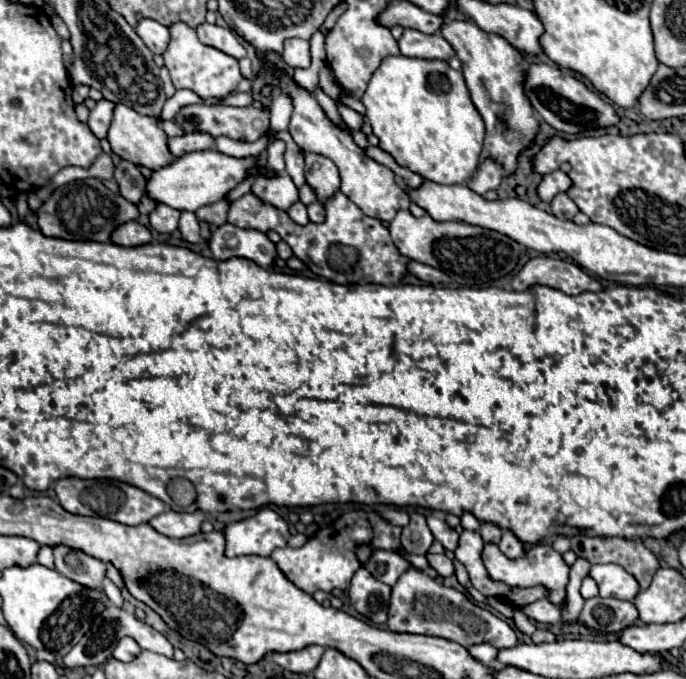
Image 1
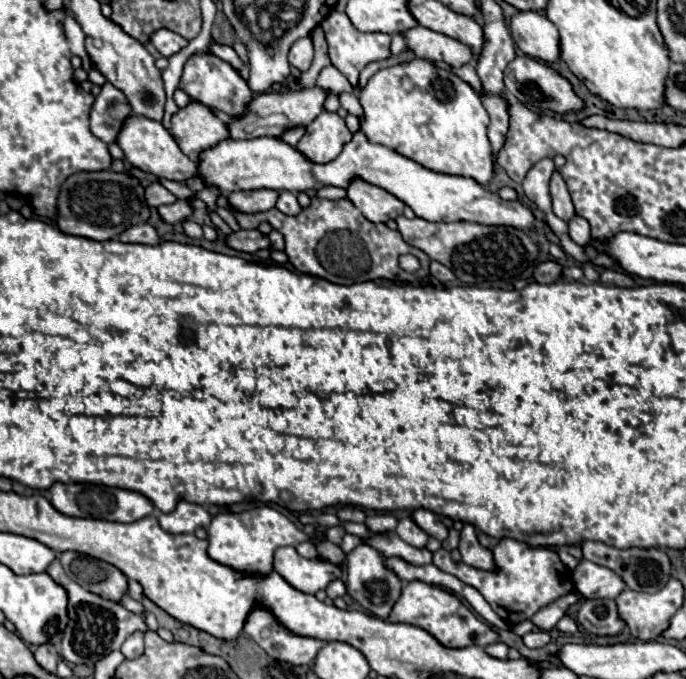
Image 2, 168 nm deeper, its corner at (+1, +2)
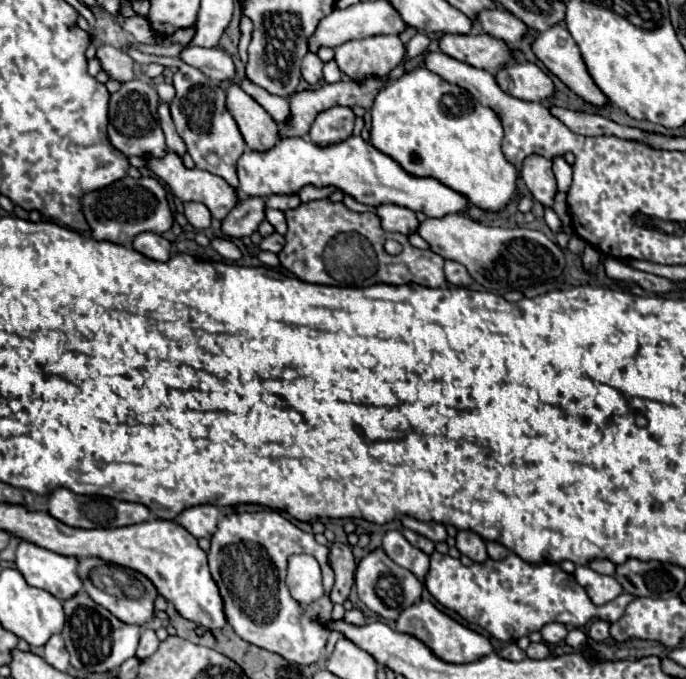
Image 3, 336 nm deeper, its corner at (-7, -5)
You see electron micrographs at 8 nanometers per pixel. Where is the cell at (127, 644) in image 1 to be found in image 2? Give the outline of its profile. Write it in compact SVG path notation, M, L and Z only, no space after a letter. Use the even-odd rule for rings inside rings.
M134 632L132 636L128 636L126 642L122 644L120 652L122 652L124 658L128 658L128 660L138 658L138 656L144 652L144 634L142 634L142 632Z

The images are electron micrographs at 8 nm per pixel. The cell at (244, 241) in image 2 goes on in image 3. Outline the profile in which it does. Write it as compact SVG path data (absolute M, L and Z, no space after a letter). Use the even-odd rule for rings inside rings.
M272 233L272 235L268 235L268 237L264 237L264 239L262 239L262 243L260 243L260 247L258 247L258 249L278 253L282 247L284 247L284 237L282 237L280 233Z

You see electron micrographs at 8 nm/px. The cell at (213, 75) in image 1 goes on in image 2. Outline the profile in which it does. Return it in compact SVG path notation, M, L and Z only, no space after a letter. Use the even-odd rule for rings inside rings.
M200 52L200 54L194 54L188 58L178 88L184 90L194 100L198 100L210 108L216 108L220 112L226 112L230 116L240 116L240 112L244 112L244 104L248 104L248 100L252 100L252 96L254 96L252 90L248 88L246 80L240 76L240 72L234 70L232 64L214 56L212 52Z

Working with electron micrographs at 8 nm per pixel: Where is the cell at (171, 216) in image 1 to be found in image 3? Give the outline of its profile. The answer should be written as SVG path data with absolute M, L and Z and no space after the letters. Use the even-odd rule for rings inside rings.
M184 203L184 215L196 229L210 227L212 215L204 203Z

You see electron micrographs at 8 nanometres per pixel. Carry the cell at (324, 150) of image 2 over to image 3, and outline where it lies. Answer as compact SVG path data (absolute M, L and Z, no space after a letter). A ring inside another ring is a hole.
M340 105L330 107L314 119L314 123L310 127L310 139L318 145L344 141L352 135L354 119L356 119L356 115L354 115L352 107L340 107Z

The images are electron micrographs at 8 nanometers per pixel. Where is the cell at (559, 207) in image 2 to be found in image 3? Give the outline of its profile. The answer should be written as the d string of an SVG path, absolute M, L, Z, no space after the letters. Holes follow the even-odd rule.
M556 155L556 157L552 157L552 169L554 169L556 181L558 181L558 189L566 193L572 183L572 167L566 163L564 157Z

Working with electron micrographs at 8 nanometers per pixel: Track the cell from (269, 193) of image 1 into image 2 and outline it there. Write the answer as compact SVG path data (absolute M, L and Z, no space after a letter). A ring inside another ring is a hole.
M252 190L252 192L232 192L228 194L228 202L232 208L240 212L264 212L276 206L280 192L276 190Z

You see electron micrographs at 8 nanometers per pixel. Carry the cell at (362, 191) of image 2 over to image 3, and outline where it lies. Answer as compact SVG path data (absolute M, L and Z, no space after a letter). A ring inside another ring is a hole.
M380 205L380 207L376 207L376 213L382 219L384 231L412 235L420 227L420 221L416 219L416 213L412 209L400 207L400 205Z

